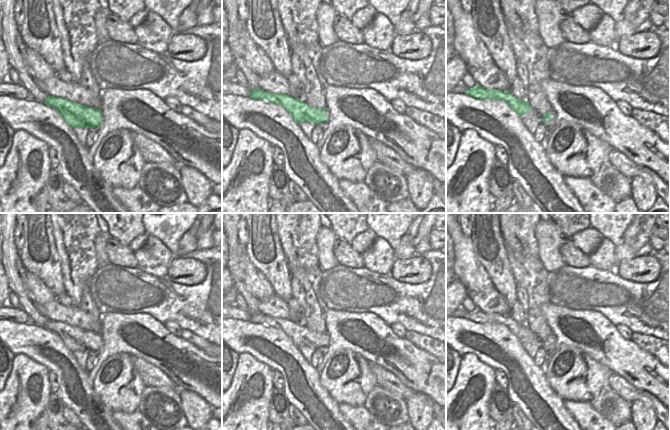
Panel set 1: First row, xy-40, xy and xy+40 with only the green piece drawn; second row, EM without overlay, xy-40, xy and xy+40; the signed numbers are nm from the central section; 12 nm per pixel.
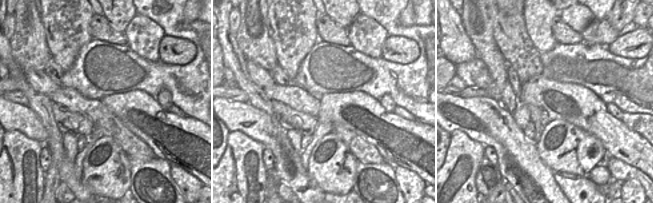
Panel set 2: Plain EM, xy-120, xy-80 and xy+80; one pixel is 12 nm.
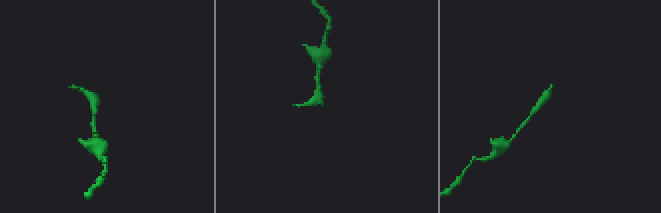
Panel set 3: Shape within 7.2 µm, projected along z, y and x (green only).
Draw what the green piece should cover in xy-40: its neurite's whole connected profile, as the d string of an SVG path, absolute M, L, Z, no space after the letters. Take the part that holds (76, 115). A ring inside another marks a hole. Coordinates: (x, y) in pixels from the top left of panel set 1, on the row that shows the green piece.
M49 96L44 104L56 109L71 128L98 128L103 121L100 109L93 109L64 98Z

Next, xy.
M258 89L250 90L249 97L254 100L272 102L284 107L286 111L291 114L297 124L301 124L303 122L313 122L315 125L319 125L323 122L328 122L329 120L327 117L328 110L326 108L312 108L305 102L288 94L274 94Z

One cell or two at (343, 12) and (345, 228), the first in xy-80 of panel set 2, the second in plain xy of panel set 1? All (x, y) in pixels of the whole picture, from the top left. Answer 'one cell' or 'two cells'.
one cell

